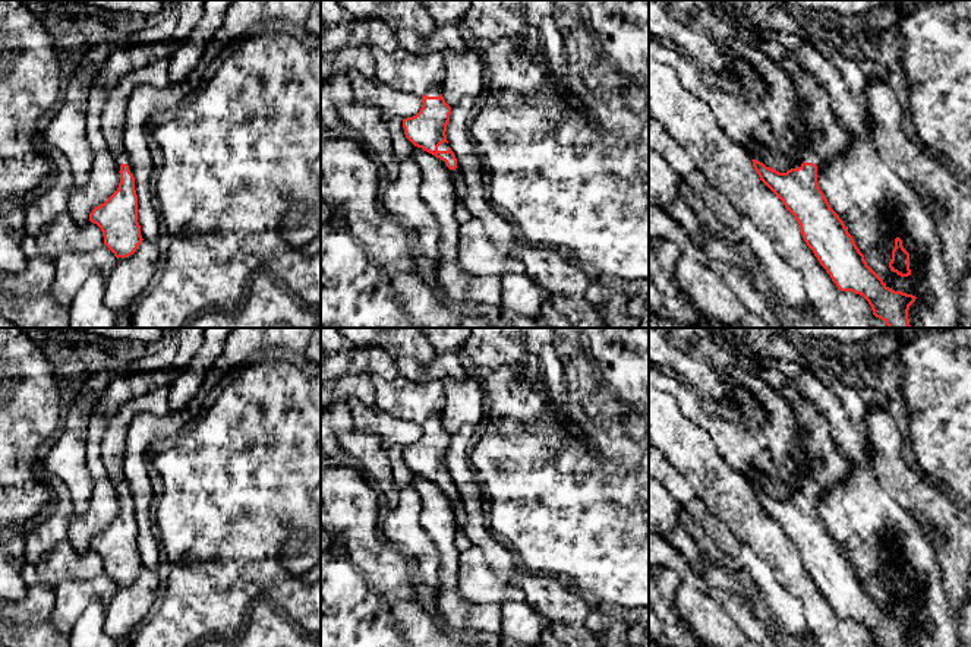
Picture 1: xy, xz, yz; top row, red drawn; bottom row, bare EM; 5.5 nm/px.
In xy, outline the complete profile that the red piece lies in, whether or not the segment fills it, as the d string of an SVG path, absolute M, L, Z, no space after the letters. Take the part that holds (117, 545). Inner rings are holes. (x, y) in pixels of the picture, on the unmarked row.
M164 385L127 401L108 419L103 438L103 463L114 483L120 501L120 511L117 518L104 531L92 537L89 549L101 556L104 572L117 587L133 583L144 568L138 550L138 523L135 518L133 493L123 474L126 435L138 414L148 411L161 417L168 413L170 388L171 385Z

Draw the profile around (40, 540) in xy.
M53 504L51 508L45 511L42 521L25 533L25 562L37 564L47 558L48 553L67 537L72 515L73 509L70 504Z

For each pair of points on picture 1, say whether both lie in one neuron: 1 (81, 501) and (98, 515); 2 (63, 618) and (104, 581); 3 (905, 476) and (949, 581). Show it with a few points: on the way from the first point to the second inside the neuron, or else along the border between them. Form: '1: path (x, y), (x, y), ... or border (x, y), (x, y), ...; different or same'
1: border (88, 472), (92, 480), (92, 492), (87, 510); different
2: path (71, 608), (94, 587); same
3: path (923, 502), (951, 530), (952, 555); same

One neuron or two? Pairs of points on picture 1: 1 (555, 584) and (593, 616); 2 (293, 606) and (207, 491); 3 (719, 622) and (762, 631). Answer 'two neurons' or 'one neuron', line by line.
1: two neurons
2: one neuron
3: two neurons

